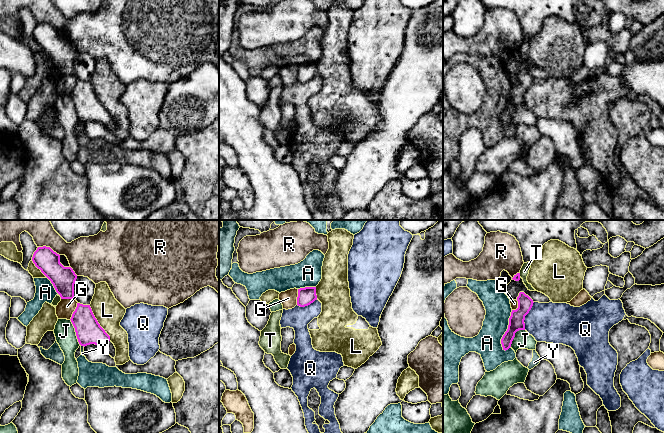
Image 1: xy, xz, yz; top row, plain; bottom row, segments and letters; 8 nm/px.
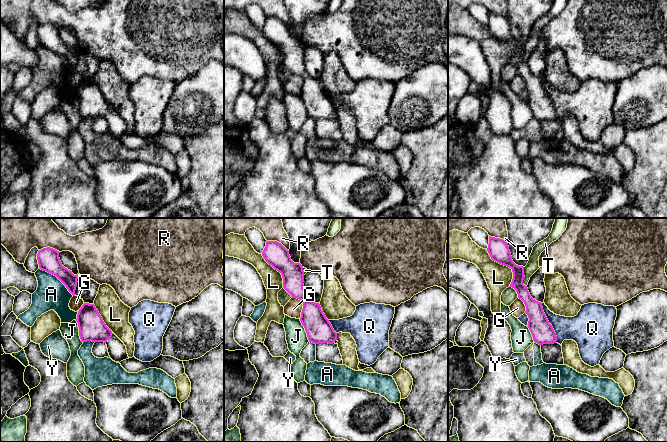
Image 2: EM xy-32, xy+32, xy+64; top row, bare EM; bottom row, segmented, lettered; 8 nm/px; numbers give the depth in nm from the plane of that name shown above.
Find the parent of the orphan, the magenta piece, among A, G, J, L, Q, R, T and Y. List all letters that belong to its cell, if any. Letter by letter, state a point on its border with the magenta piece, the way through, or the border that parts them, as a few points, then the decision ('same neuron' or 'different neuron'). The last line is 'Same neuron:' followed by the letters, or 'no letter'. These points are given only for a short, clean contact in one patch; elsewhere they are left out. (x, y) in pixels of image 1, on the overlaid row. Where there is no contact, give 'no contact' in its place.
A: contact yz (506, 331); different neuron
G: contact xy (74, 311); border xy (77, 302), (77, 306), (69, 319); different neuron
J: contact xy (75, 331); different neuron
L: contact xy (98, 323); different neuron
Q: contact yz (525, 315); different neuron
R: contact xy (49, 247); different neuron
T: contact xy (60, 296); border xy (59, 296), (61, 298); different neuron
Y: contact xy (83, 345); different neuron
Same neuron: no letter

